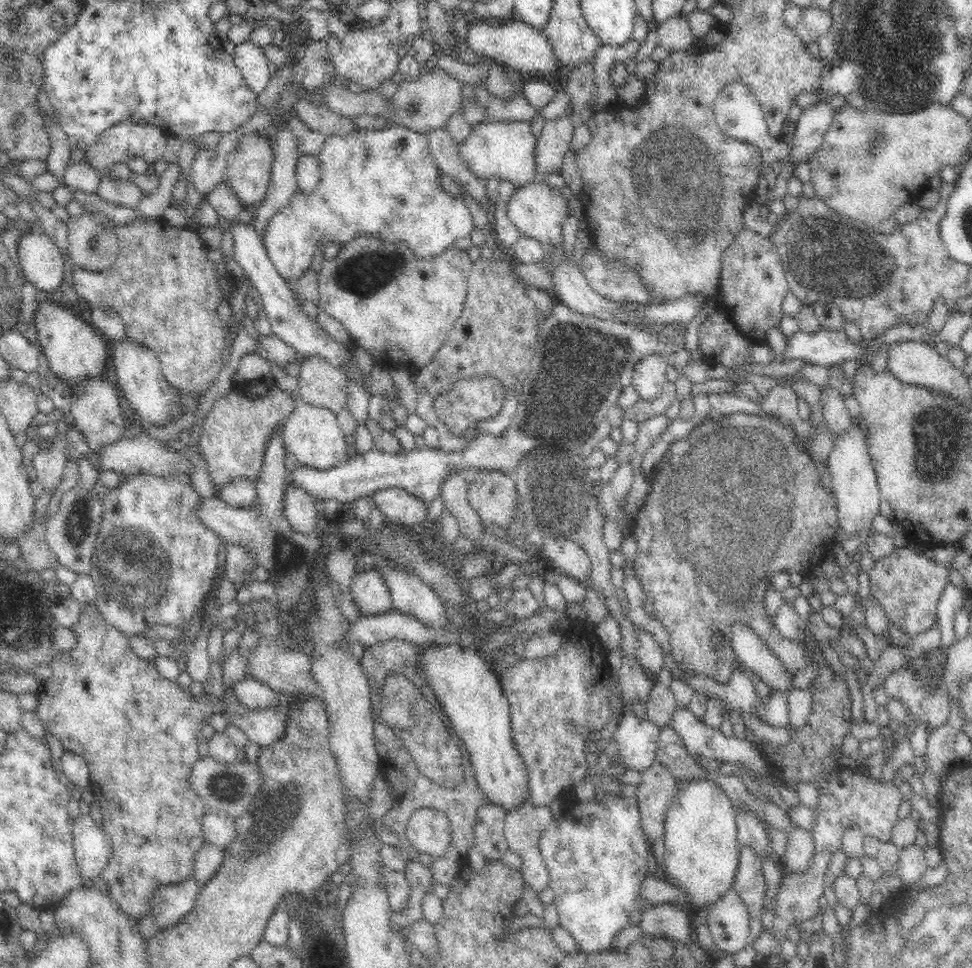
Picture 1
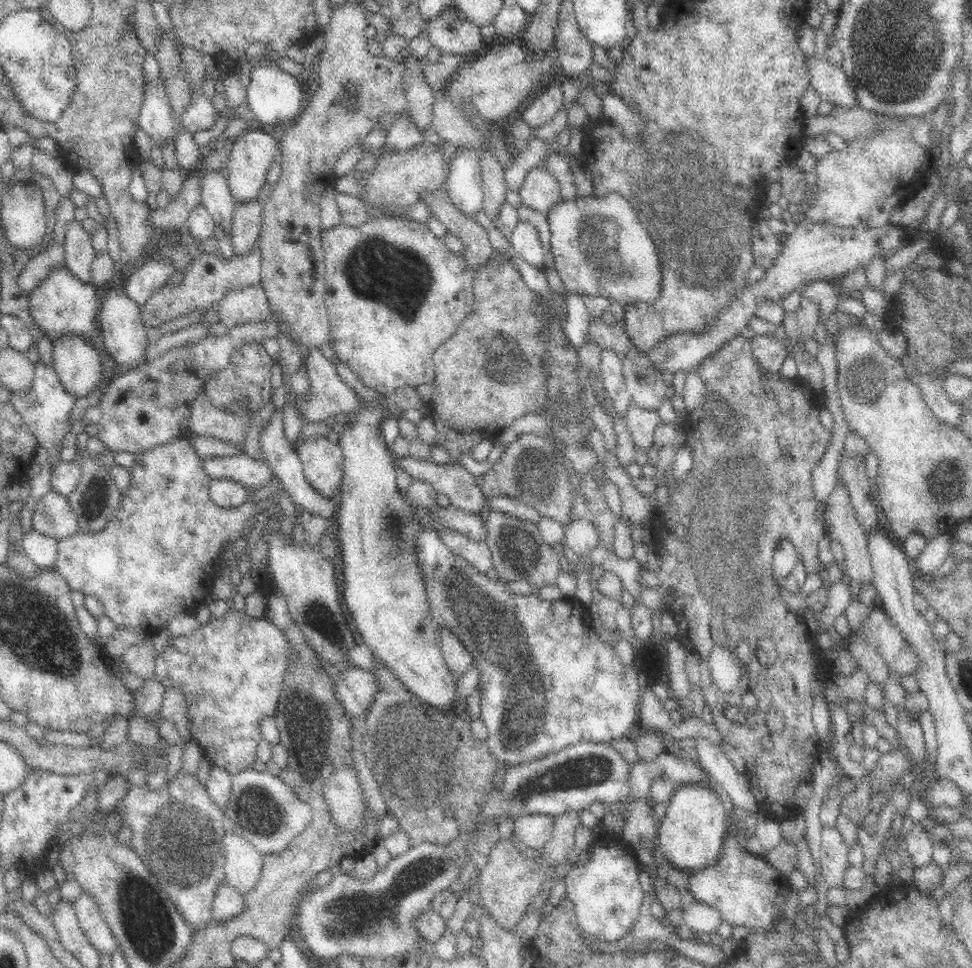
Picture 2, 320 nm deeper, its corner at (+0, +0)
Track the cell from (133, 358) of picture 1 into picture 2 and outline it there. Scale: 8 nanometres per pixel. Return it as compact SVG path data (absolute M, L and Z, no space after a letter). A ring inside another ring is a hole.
M112 288L109 291L102 299L102 310L98 312L96 323L100 328L104 345L116 363L126 365L126 367L138 367L143 362L147 347L145 327L141 322L141 308L124 293L124 289Z

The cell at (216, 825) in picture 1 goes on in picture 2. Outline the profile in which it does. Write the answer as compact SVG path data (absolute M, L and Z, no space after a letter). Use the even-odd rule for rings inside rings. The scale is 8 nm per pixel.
M226 828L223 837L225 880L232 890L242 897L255 888L263 867L264 856L255 846Z

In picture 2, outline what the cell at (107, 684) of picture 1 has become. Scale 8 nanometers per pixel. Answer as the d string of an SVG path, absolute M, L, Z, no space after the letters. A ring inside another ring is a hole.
M179 774L171 786L163 785L156 792L150 792L146 786L134 785L128 796L119 803L122 821L134 830L131 845L139 854L147 869L156 877L162 891L168 894L184 921L198 932L213 922L212 908L216 894L225 880L225 858L223 855L223 837L226 834L225 816L220 808L212 802L207 788L198 779L187 778Z

